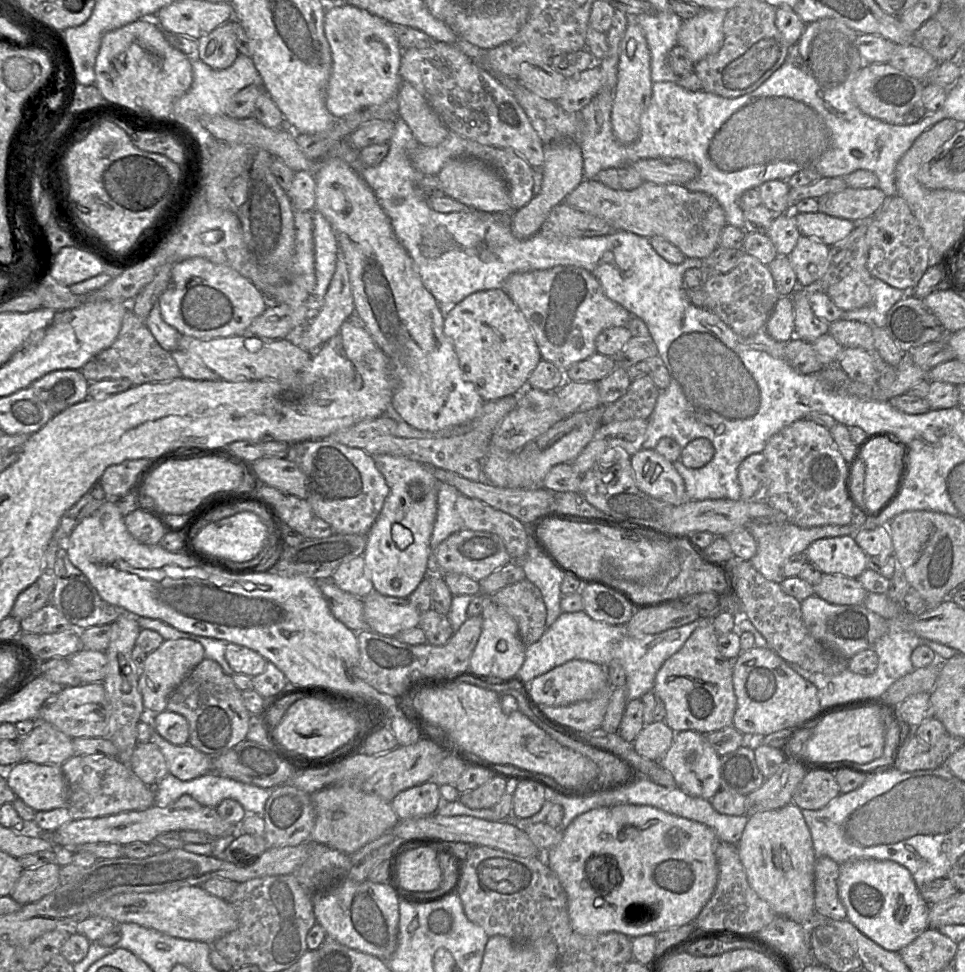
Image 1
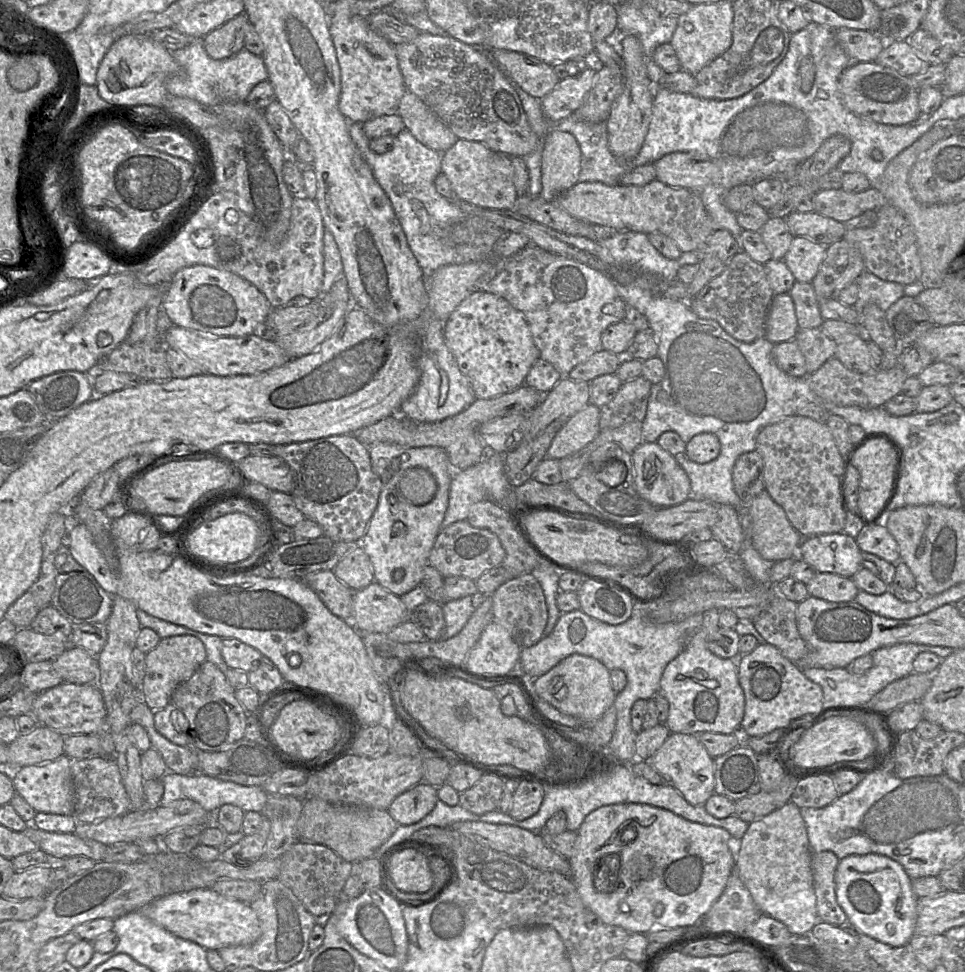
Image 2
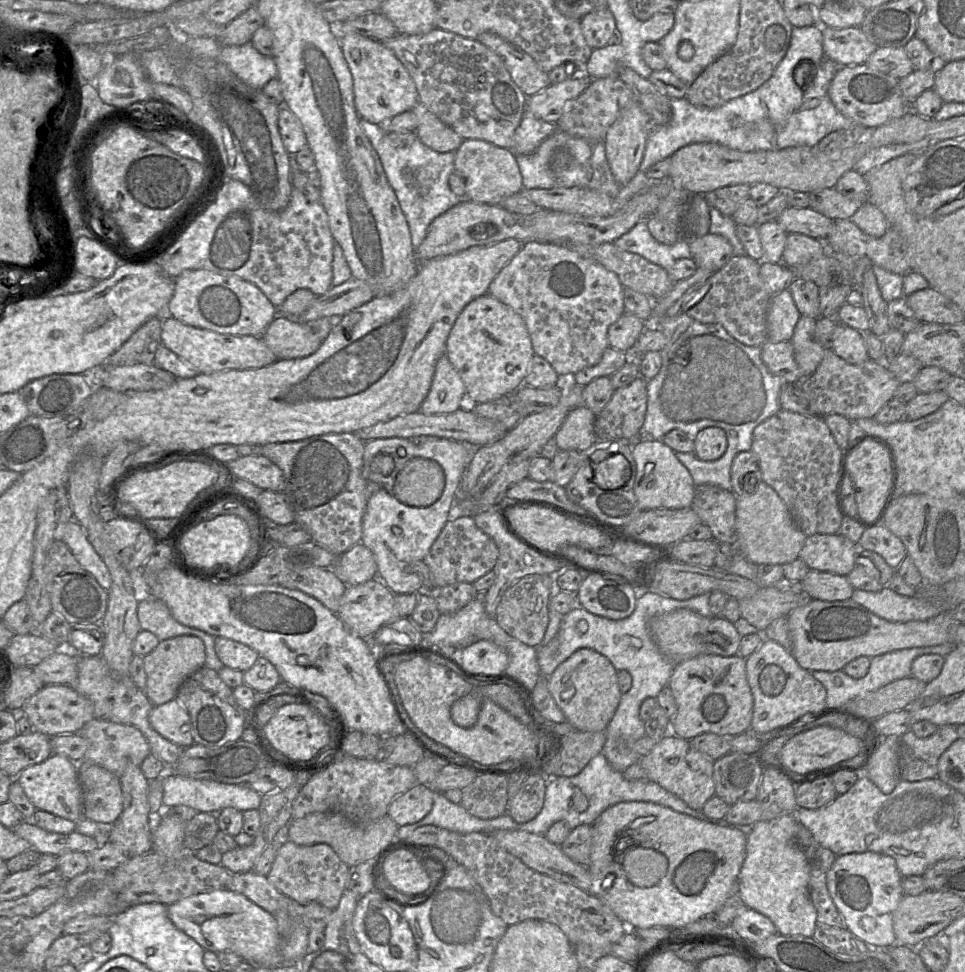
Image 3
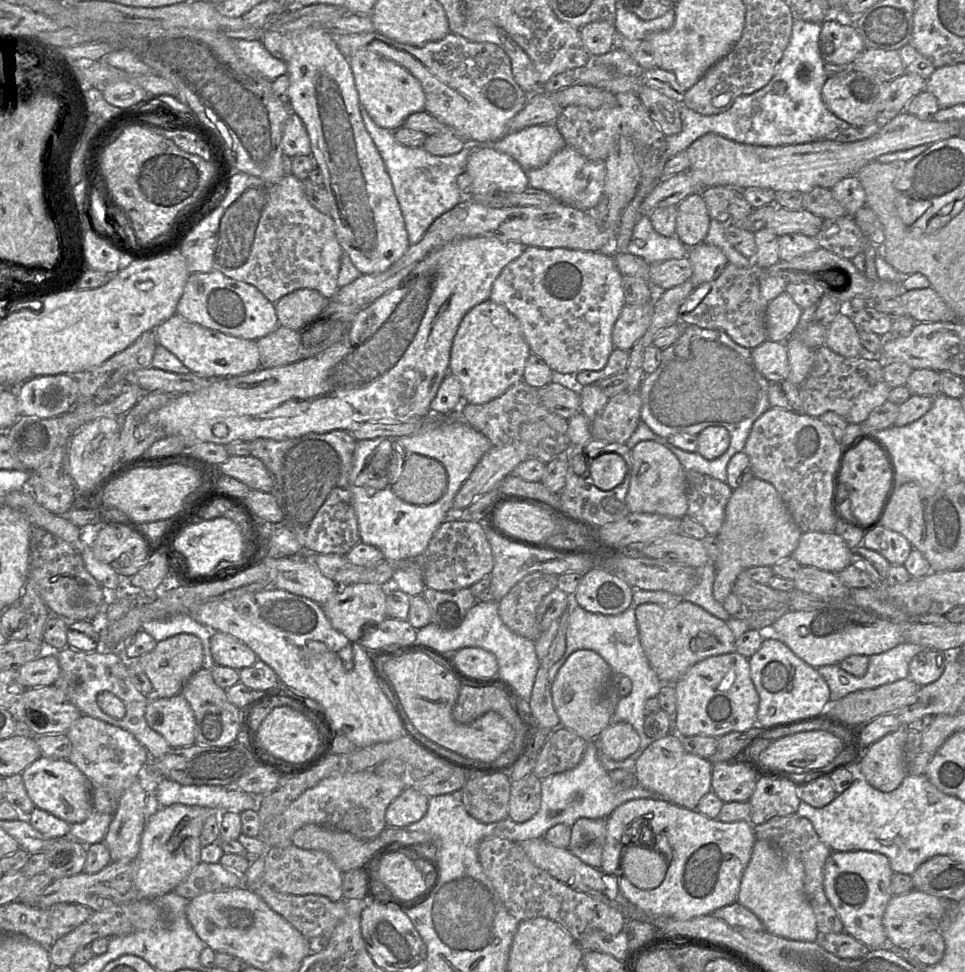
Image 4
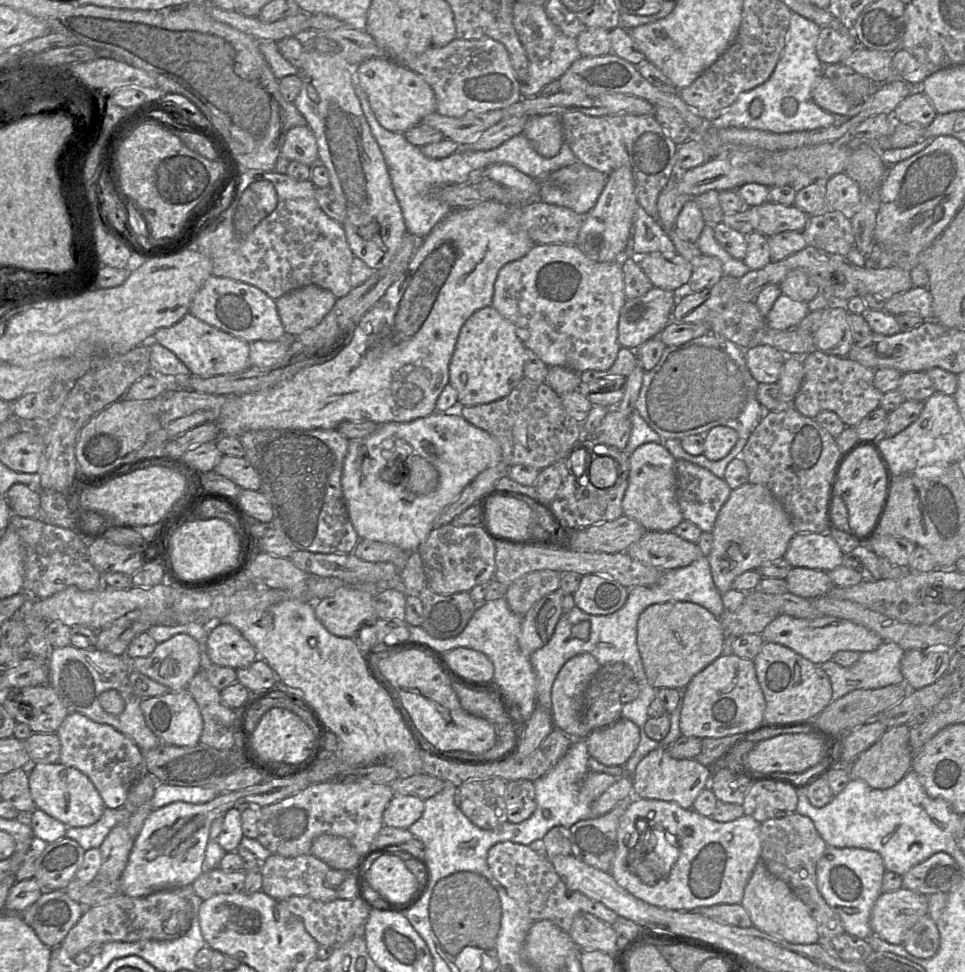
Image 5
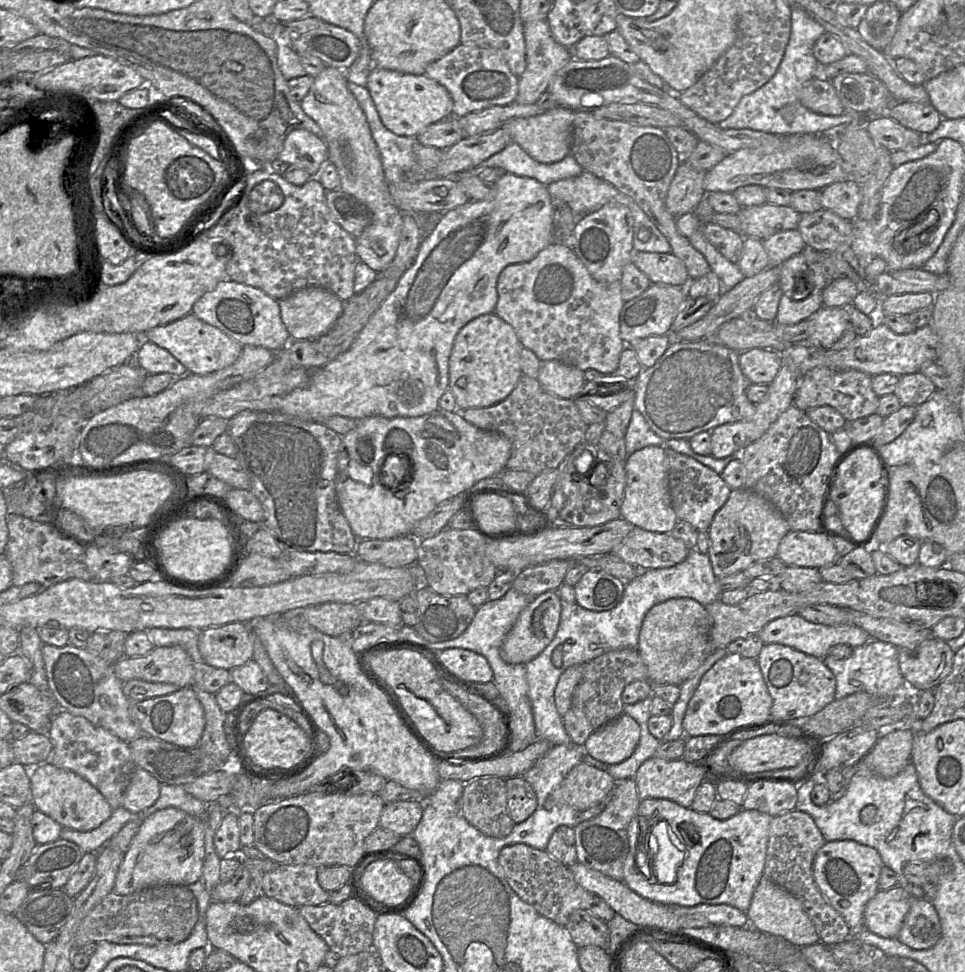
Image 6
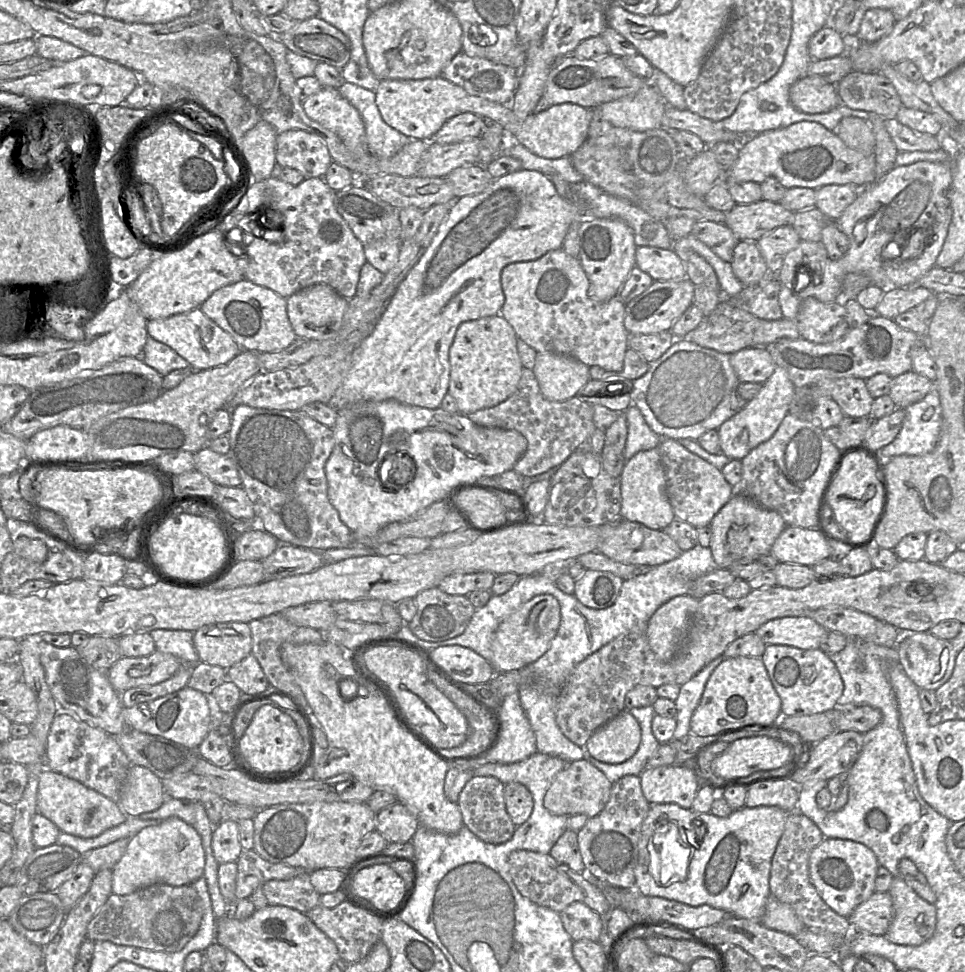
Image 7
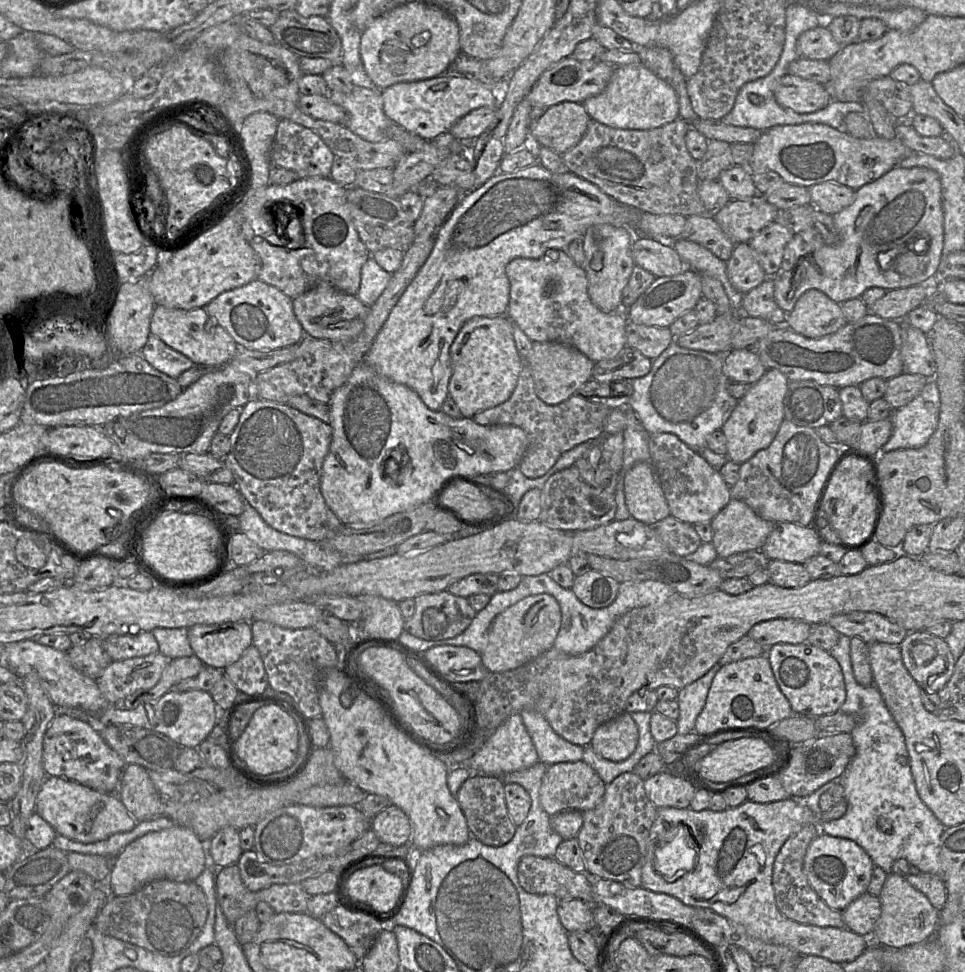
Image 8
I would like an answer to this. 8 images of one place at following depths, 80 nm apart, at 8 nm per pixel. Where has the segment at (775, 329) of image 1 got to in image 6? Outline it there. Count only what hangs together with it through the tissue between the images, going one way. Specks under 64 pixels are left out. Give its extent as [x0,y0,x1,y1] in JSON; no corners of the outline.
[775,287,823,325]

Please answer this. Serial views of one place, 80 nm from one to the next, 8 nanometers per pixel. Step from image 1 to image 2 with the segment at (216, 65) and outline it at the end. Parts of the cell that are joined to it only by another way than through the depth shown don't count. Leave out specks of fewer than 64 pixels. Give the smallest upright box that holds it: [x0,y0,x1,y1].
[202,13,248,60]

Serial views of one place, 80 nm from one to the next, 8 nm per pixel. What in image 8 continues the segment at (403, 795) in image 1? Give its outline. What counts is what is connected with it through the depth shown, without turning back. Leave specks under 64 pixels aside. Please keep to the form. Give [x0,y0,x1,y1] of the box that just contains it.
[370,804,411,846]

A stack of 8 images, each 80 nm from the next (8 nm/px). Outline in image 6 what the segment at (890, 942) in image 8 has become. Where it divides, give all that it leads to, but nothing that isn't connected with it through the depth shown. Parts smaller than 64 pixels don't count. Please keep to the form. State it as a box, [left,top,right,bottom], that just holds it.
[896,896,941,950]

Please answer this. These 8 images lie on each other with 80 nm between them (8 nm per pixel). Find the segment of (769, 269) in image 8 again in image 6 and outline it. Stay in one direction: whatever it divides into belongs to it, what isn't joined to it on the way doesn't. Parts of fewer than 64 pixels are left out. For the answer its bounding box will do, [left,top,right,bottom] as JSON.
[762,229,806,266]

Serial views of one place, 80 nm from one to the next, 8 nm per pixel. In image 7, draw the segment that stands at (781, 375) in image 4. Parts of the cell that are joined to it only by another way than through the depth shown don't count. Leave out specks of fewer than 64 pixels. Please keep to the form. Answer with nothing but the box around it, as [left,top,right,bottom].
[730,347,777,384]

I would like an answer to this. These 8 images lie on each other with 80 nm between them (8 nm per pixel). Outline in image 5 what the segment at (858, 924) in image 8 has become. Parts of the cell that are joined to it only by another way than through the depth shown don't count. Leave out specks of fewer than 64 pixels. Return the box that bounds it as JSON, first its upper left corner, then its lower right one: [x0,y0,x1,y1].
[870,887,928,945]

